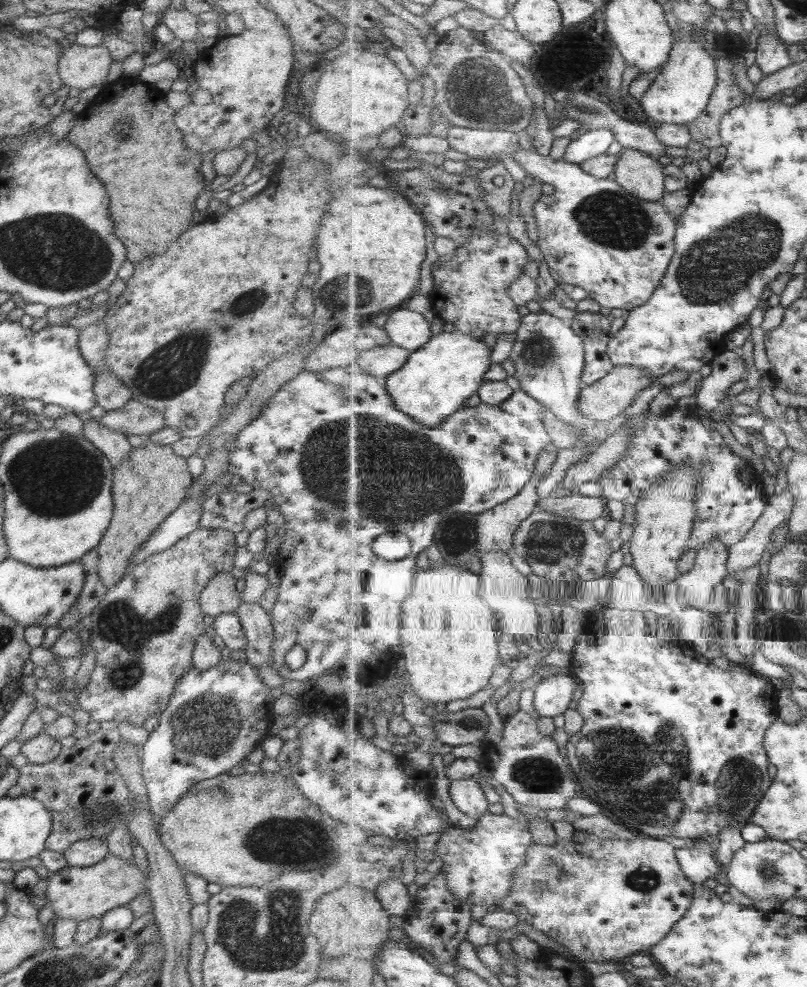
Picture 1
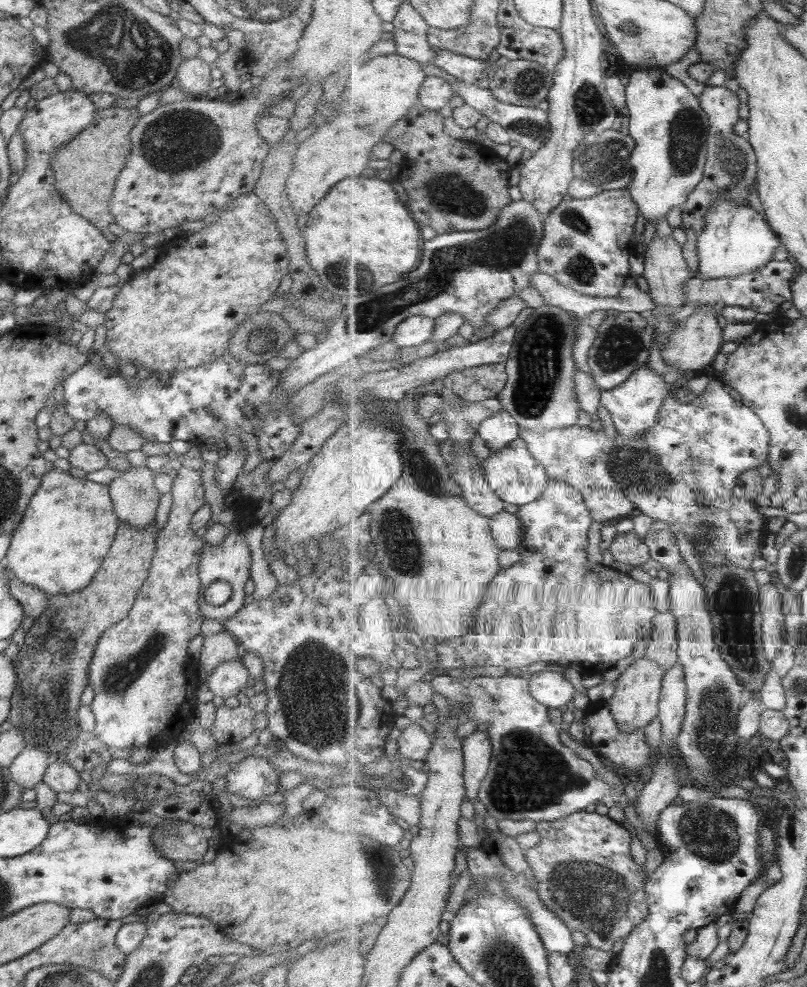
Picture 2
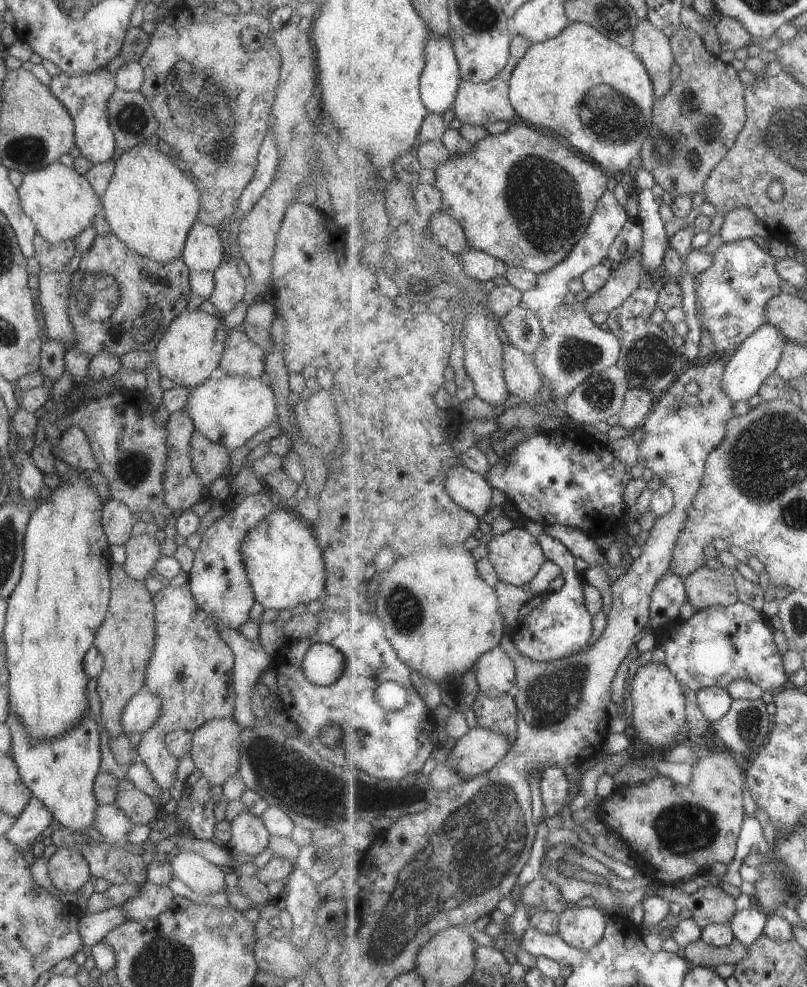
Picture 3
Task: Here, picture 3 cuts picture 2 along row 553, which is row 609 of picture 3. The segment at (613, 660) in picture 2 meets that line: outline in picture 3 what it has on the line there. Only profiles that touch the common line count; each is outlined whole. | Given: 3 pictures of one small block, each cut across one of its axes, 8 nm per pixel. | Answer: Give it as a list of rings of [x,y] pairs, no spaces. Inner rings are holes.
[[[545,532],[539,534],[537,540],[547,560],[561,568],[564,583],[559,591],[539,593],[521,608],[518,628],[512,637],[519,652],[535,662],[549,662],[577,655],[587,647],[591,640],[591,614],[585,608],[584,583],[575,570],[575,554],[561,540]]]

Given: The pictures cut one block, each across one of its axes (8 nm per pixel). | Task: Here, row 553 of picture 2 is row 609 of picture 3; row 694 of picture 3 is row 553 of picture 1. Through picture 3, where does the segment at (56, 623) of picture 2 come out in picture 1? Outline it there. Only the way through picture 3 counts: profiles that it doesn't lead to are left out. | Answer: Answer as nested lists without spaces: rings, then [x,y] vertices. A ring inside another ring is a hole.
[[[149,441],[133,447],[125,460],[121,460],[112,467],[112,517],[107,530],[95,548],[98,554],[96,575],[106,587],[116,583],[128,571],[130,558],[135,551],[138,551],[137,547],[184,500],[184,496],[192,486],[194,479],[191,478],[189,471],[187,471],[185,459],[185,457],[177,456],[169,445],[160,445]]]

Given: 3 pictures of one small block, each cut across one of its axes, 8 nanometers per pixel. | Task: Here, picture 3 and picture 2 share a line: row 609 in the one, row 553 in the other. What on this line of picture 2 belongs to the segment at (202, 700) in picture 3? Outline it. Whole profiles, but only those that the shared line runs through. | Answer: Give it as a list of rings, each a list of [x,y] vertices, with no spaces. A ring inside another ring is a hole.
[[[181,466],[176,472],[170,488],[172,503],[167,522],[157,533],[147,578],[139,587],[127,617],[101,634],[87,667],[88,685],[93,689],[94,695],[89,704],[94,716],[93,733],[109,750],[154,748],[154,744],[161,744],[171,734],[177,737],[194,718],[197,678],[193,676],[191,667],[194,662],[187,654],[187,645],[194,636],[201,634],[203,618],[197,606],[200,589],[197,563],[203,546],[207,544],[189,528],[189,521],[191,515],[204,504],[204,488],[199,470]]]

